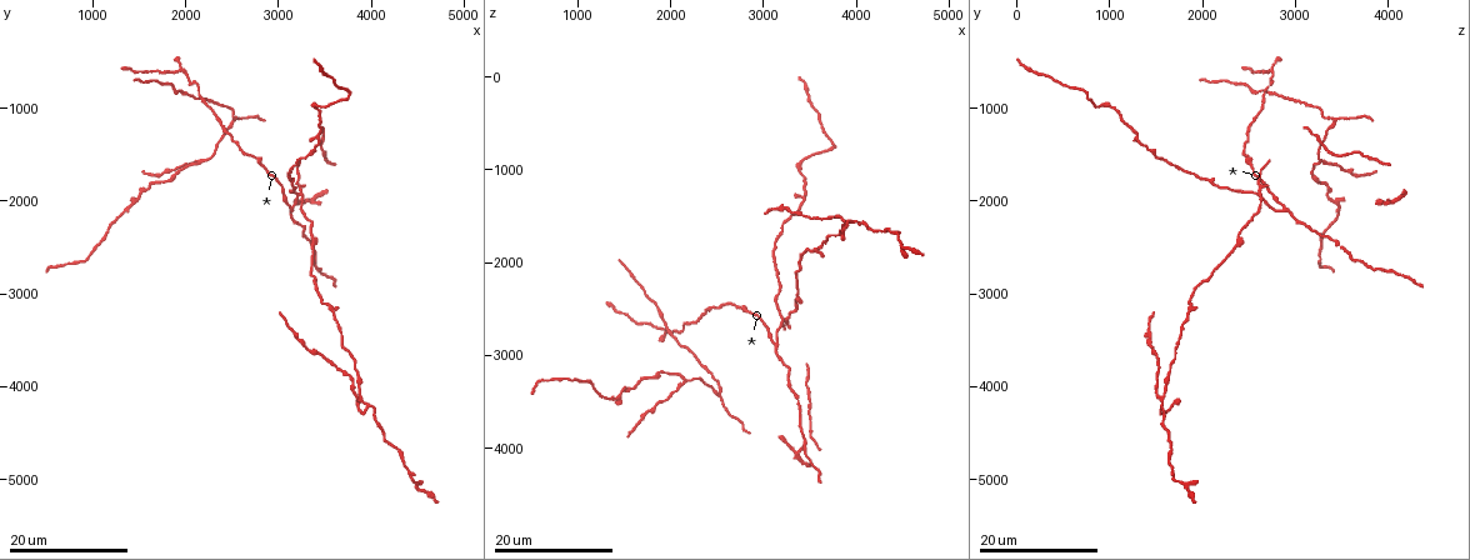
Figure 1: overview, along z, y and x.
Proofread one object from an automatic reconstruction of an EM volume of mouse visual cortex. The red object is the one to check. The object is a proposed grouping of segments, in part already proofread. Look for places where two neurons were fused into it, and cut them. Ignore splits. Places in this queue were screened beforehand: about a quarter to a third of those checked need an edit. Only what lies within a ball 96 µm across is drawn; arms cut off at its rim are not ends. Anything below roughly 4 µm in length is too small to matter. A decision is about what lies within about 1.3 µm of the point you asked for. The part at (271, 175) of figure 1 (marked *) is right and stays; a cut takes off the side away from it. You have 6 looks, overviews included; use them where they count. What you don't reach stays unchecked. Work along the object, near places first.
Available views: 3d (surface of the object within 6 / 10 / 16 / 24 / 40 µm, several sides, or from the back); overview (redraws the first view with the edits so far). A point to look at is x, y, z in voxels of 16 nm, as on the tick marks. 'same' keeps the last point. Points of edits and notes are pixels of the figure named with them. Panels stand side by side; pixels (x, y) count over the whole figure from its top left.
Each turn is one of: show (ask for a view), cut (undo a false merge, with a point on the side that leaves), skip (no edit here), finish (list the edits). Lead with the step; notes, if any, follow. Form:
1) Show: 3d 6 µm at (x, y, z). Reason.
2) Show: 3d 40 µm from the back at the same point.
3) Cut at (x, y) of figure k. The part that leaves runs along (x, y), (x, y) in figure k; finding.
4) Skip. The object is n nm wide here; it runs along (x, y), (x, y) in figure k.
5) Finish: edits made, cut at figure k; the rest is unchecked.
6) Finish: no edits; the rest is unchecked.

Show: 3d 16 µm at (3250, 1950, 2600). Four arms meet.

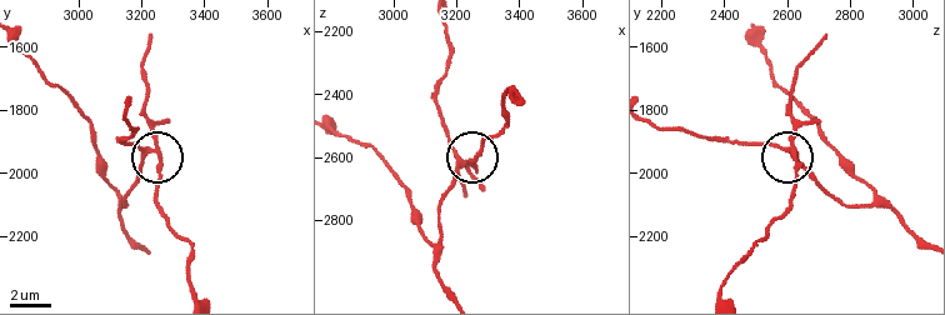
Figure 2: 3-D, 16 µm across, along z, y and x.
Show: 3d 10 µm at (3220, 1930, 2620).

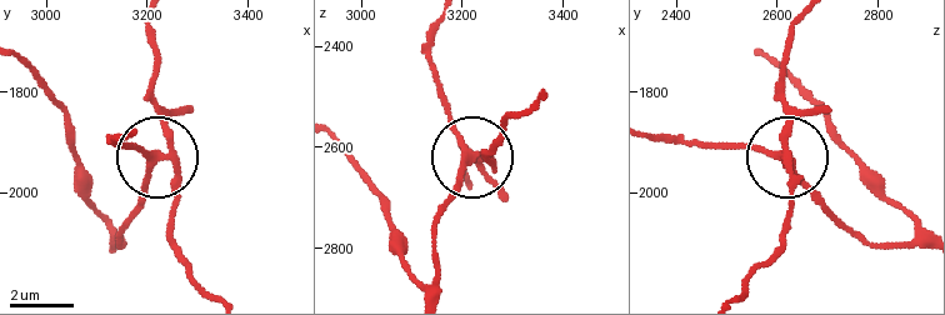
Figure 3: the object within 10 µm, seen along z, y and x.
Cut at (175, 204) of figure 3. The side arm is 62 µm long; the part that leaves runs along (173, 155), (173, 250), (205, 290) in figure 3; a second neuron is stuck on.

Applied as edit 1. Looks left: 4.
Show: overview. Redraw.

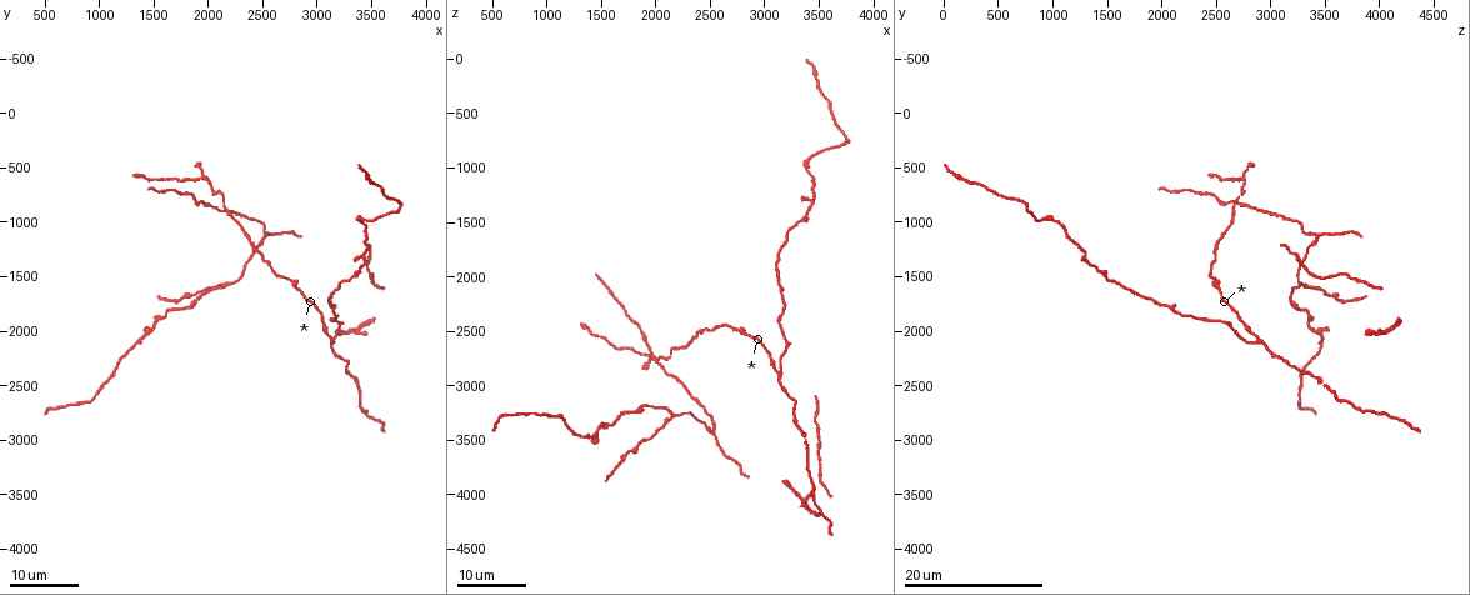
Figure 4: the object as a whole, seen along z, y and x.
Show: 3d 24 µm at (3140, 2080, 2860).

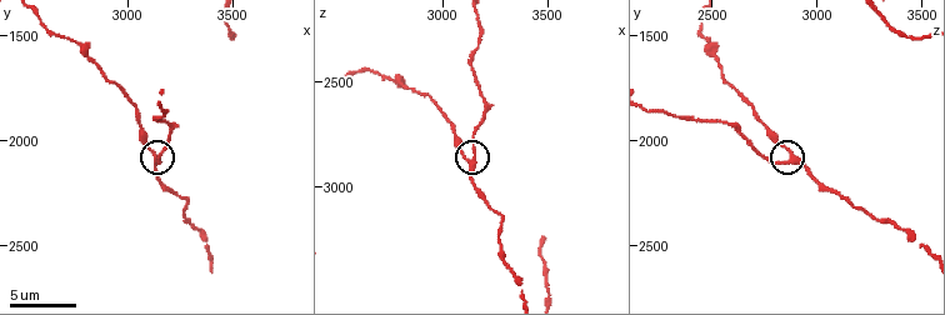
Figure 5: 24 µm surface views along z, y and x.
Show: 3d 6 µm at (3140, 2090, 2900).

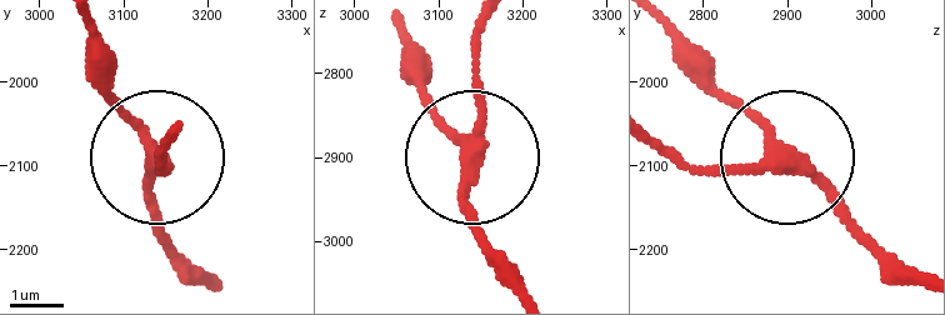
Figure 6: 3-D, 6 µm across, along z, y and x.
Skip. 3 arms meet here; continuous, no second neuron.

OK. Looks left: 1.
Finish: edits made, cut at figure 3; the rest is unchecked.

